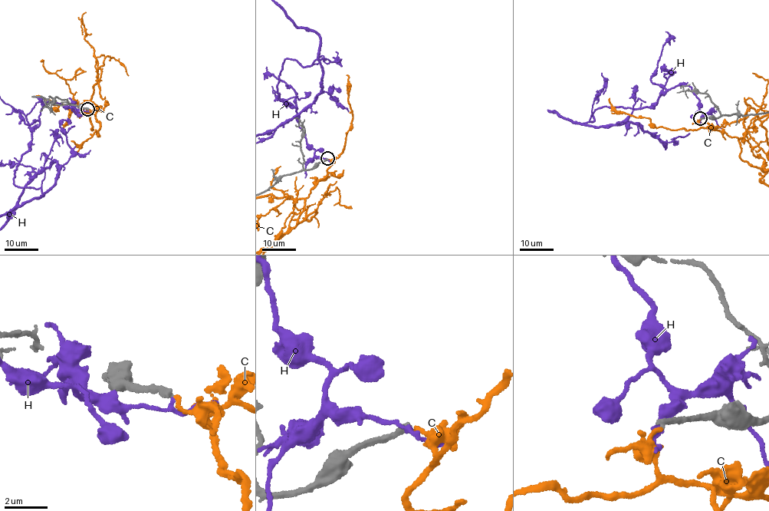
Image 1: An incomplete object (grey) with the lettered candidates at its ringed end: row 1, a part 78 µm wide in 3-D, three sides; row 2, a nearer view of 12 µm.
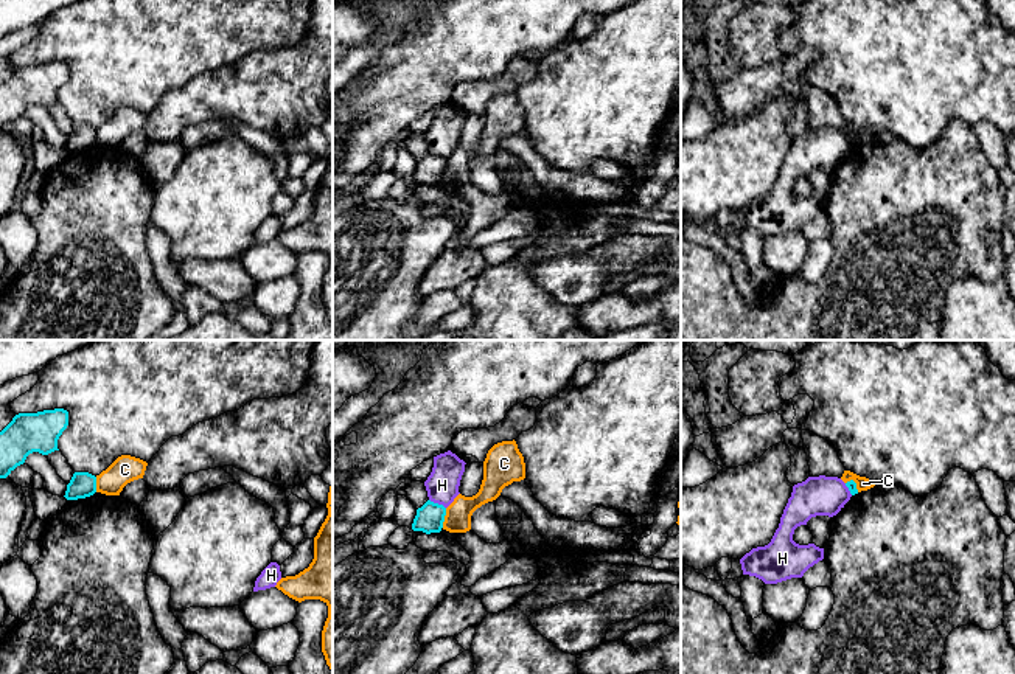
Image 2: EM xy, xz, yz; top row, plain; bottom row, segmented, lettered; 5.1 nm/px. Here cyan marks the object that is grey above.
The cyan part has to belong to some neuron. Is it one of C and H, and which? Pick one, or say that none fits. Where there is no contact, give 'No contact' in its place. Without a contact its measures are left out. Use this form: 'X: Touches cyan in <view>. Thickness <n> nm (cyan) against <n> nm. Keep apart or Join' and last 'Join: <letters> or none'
C: Touches cyan in xz. Thickness 150 nm (cyan) against 140 nm. Keep apart
H: Touches cyan in xz. Thickness 150 nm (cyan) against 170 nm. Keep apart
Join: none

